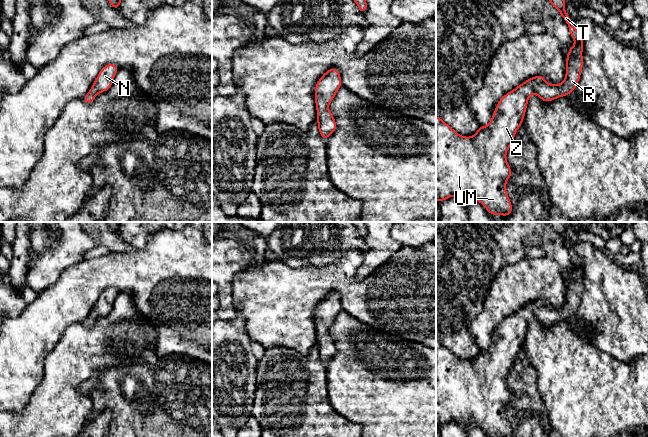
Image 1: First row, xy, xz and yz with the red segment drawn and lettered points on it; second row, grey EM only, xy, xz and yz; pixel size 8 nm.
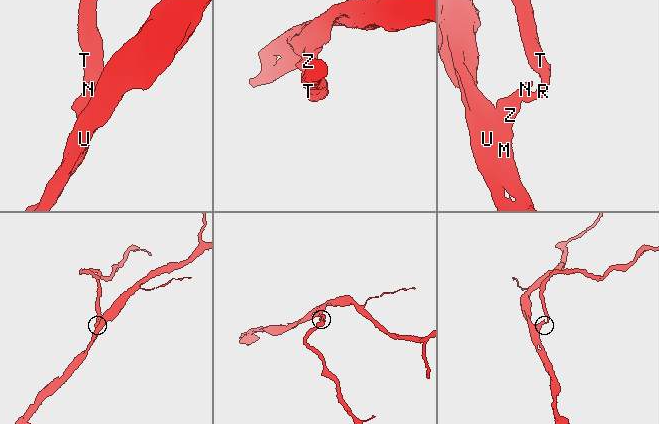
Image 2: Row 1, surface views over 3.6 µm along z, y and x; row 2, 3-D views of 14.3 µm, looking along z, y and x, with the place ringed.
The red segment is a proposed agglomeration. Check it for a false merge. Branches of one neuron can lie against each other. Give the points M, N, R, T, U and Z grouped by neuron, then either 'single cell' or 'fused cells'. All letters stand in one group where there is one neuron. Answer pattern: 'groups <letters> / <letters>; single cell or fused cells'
groups M N R T U Z; single cell

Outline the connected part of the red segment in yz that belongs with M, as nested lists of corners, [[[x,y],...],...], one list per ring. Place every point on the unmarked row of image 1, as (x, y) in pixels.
[[[547,222],[548,225],[560,236],[560,240],[566,245],[571,261],[575,268],[569,273],[566,282],[565,304],[557,309],[547,307],[544,300],[537,299],[529,302],[515,313],[511,314],[500,322],[496,329],[491,345],[486,350],[479,350],[477,356],[471,361],[459,359],[453,352],[446,348],[441,342],[436,340],[436,425],[444,425],[449,421],[457,421],[464,427],[469,421],[480,426],[488,437],[512,437],[513,431],[506,416],[506,406],[512,399],[512,394],[508,389],[506,377],[512,370],[518,352],[522,349],[526,337],[528,324],[531,318],[537,319],[542,325],[550,326],[559,321],[568,320],[572,317],[581,300],[583,292],[583,262],[572,247],[572,243],[565,235],[565,222]]]

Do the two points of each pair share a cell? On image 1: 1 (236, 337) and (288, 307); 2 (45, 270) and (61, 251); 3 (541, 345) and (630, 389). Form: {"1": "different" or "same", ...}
{"1": "different", "2": "same", "3": "same"}

